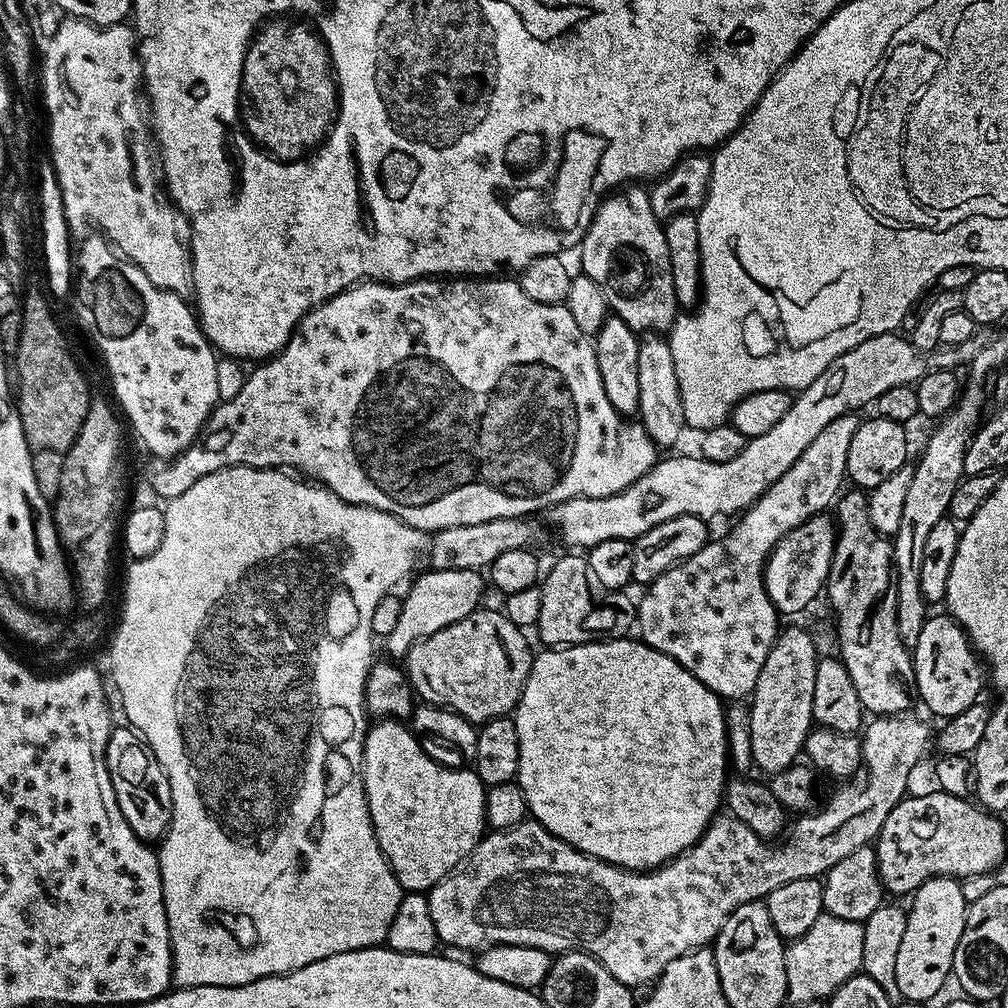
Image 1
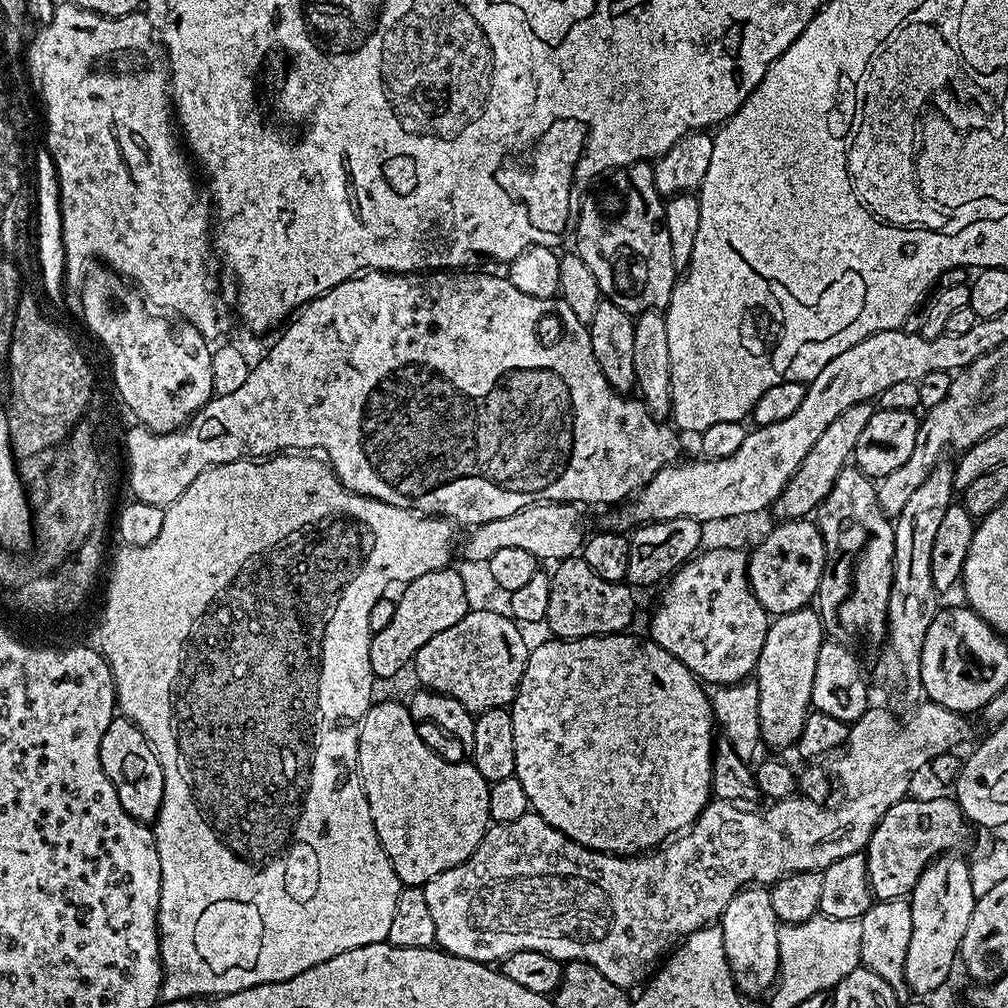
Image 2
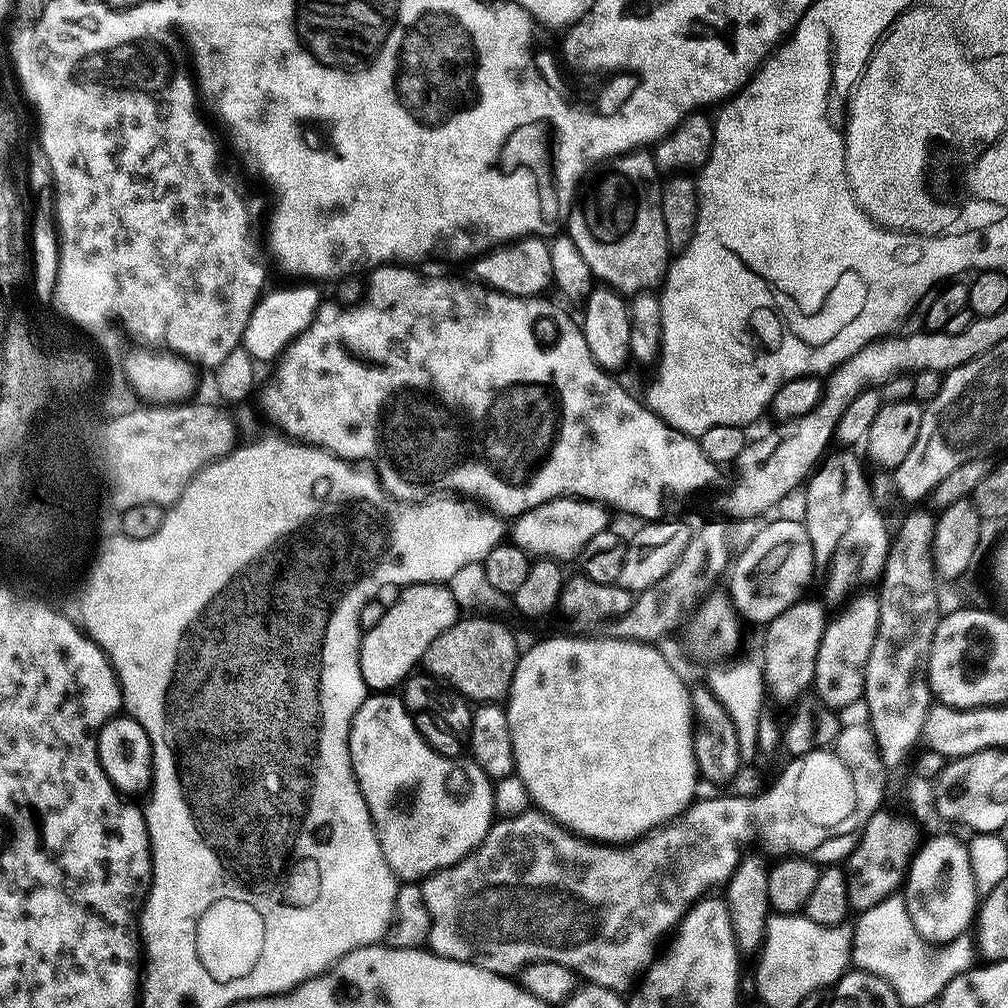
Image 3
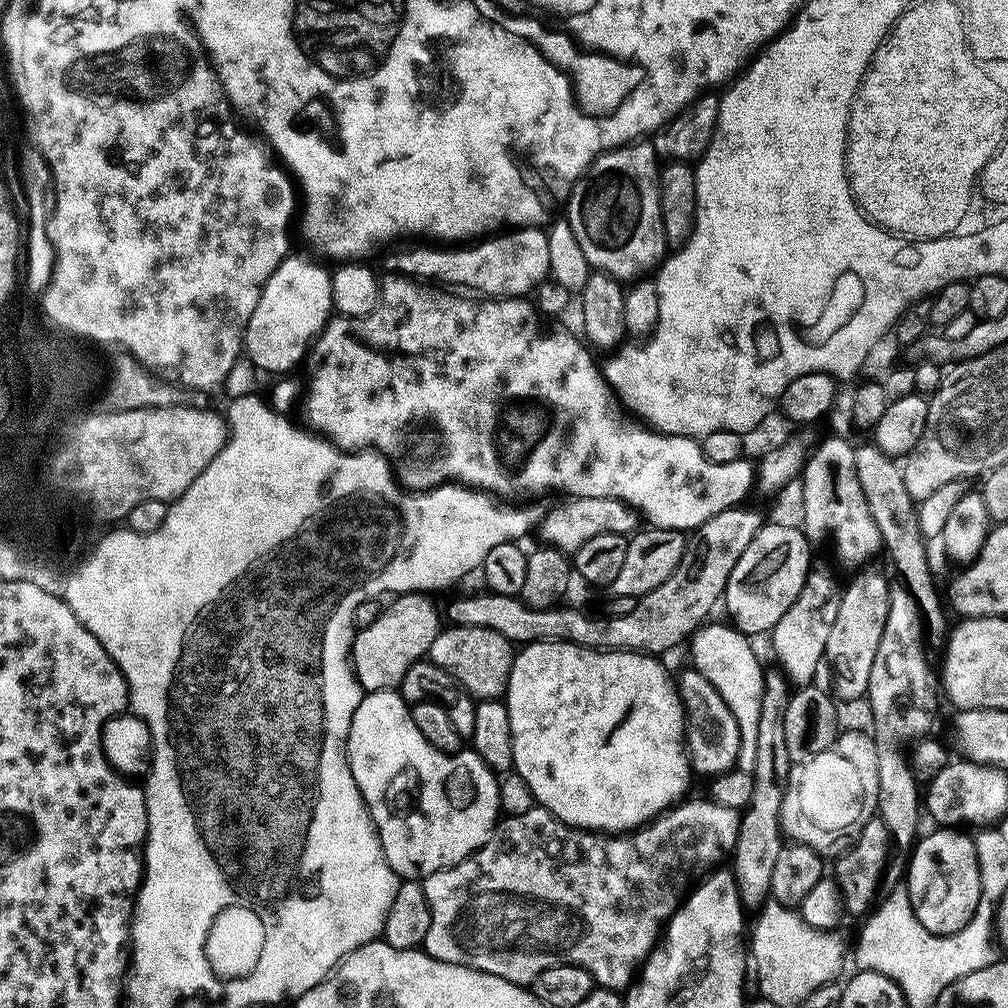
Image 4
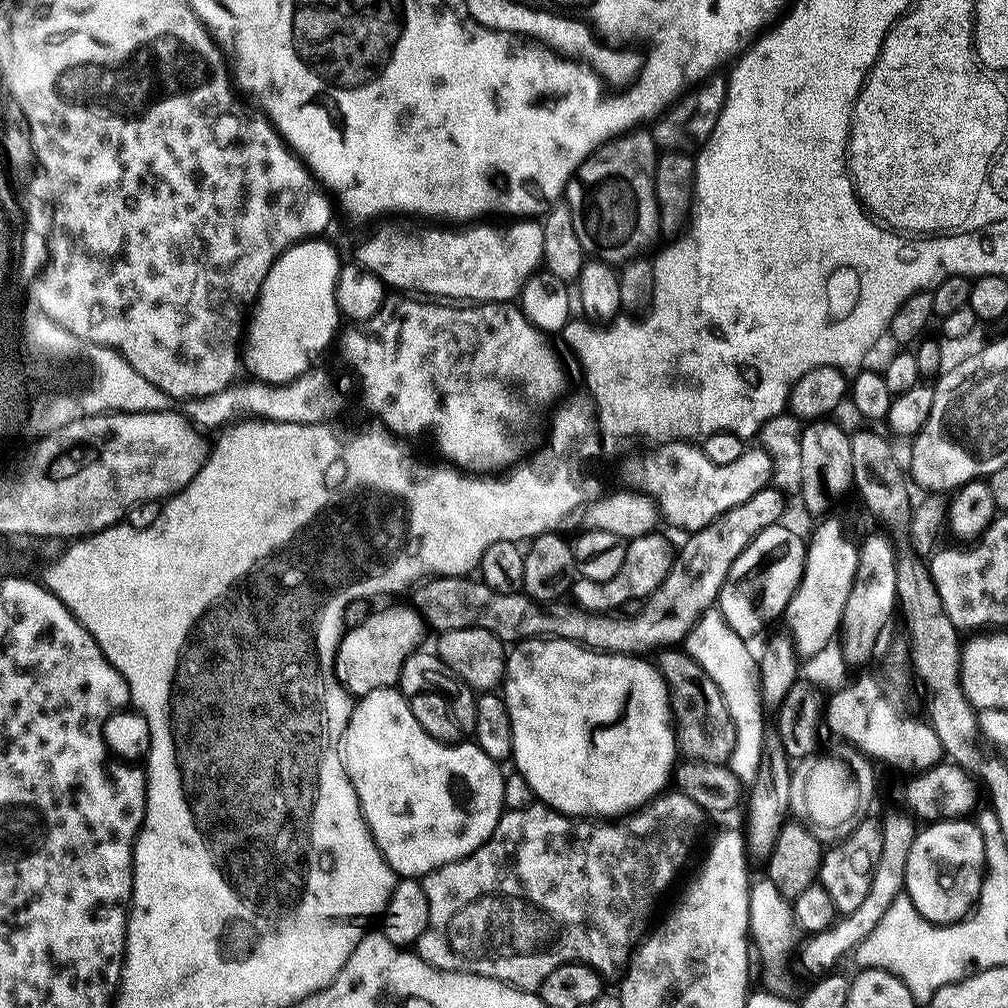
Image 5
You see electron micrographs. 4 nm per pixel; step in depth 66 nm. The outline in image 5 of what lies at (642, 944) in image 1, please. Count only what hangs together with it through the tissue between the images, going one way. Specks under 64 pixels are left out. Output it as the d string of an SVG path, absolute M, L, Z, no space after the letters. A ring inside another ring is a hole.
M864 754L824 755L809 756L793 767L789 809L821 845L832 846L847 838L860 825L856 816L869 815L870 809L864 805L864 800L874 800L876 776L868 765L869 757ZM679 790L670 792L656 797L654 801L656 812L638 810L631 815L633 826L641 828L644 836L640 832L631 832L630 829L623 828L620 822L597 822L592 818L564 816L561 812L556 812L548 805L539 802L534 802L522 810L505 811L491 840L487 840L482 847L474 850L470 855L450 862L423 877L426 898L430 902L430 922L422 938L416 941L415 951L427 964L433 964L435 968L445 968L447 972L477 972L479 976L503 980L513 986L538 986L542 978L550 974L550 970L563 964L588 964L595 972L599 972L601 977L608 978L616 975L619 977L627 969L634 949L645 939L660 899L667 894L668 887L675 882L676 875L683 870L684 863L691 858L692 847L695 846L696 839L704 828L706 812L698 806L698 802L686 798Z

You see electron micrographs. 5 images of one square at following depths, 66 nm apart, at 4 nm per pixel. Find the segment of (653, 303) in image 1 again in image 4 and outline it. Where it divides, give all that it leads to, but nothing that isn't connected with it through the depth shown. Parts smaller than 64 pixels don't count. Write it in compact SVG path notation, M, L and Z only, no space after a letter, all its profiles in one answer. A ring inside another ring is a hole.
M633 142L614 148L610 152L601 152L600 155L592 161L592 165L588 167L587 172L577 179L576 185L573 186L572 192L568 195L566 201L566 209L568 208L566 219L570 230L574 230L574 238L578 238L578 246L582 246L582 254L586 254L589 265L591 265L595 271L604 272L607 276L613 276L616 280L621 282L635 282L641 278L647 277L649 274L655 273L657 269L659 269L666 256L664 248L667 249L669 247L668 240L664 236L664 227L662 226L660 169L661 165L658 163L655 146L650 142Z

